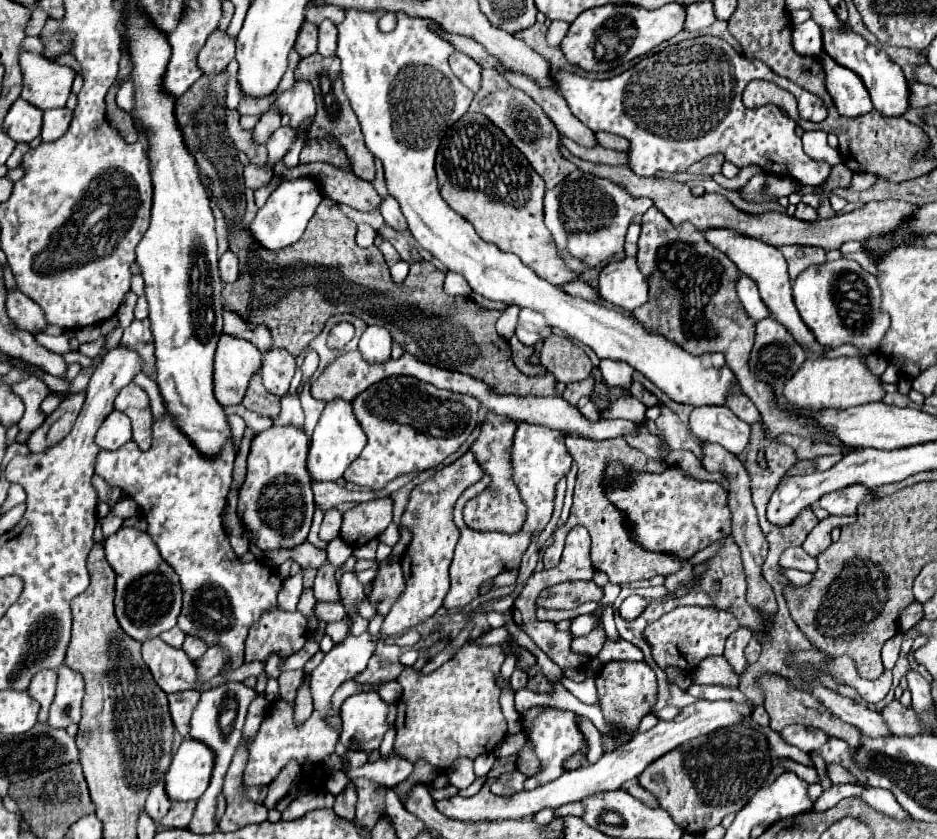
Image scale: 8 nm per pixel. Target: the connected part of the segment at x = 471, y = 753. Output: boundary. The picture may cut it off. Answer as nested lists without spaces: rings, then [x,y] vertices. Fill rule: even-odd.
[[[466,642],[460,652],[430,674],[404,668],[398,676],[402,698],[396,708],[394,752],[410,762],[426,760],[444,772],[458,758],[476,760],[480,754],[494,752],[506,738],[506,720],[500,710],[500,688],[494,674],[500,672],[506,654],[500,644],[480,648]]]

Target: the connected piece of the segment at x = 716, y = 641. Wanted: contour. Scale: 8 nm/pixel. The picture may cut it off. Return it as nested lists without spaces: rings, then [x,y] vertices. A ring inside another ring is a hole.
[[[680,606],[672,612],[664,614],[656,622],[644,628],[644,640],[652,648],[654,662],[666,670],[670,666],[680,668],[684,674],[692,674],[692,670],[706,658],[724,652],[726,638],[740,628],[740,622],[734,614],[718,610],[714,606],[700,608],[700,606]]]

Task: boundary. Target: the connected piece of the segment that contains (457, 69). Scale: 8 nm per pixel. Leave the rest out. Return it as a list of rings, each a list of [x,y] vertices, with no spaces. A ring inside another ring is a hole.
[[[454,52],[450,58],[448,58],[448,62],[450,62],[450,68],[452,68],[452,72],[472,90],[472,92],[478,92],[478,88],[480,88],[480,66],[470,58],[470,56],[466,56],[466,54],[462,54],[462,52]]]

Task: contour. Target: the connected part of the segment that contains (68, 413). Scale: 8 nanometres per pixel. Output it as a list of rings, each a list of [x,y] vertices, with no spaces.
[[[72,394],[60,402],[60,405],[44,420],[44,423],[28,440],[30,452],[42,452],[50,446],[56,446],[74,426],[84,404],[84,394]]]

